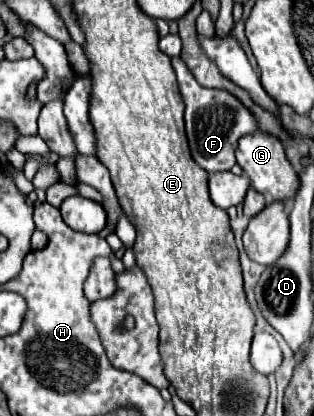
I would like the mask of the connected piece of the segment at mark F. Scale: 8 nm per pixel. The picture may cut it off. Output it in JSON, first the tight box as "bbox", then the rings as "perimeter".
{"bbox":[172,58,258,174],"perimeter":[[[172,58],[172,66],[178,76],[178,86],[180,94],[186,104],[184,120],[186,120],[186,136],[190,144],[190,152],[194,162],[204,168],[208,174],[218,172],[218,170],[230,170],[234,166],[234,150],[238,146],[238,140],[244,134],[250,134],[258,130],[254,116],[240,104],[238,98],[234,98],[226,90],[216,90],[216,88],[204,88],[196,82],[188,66],[180,58]]]}

